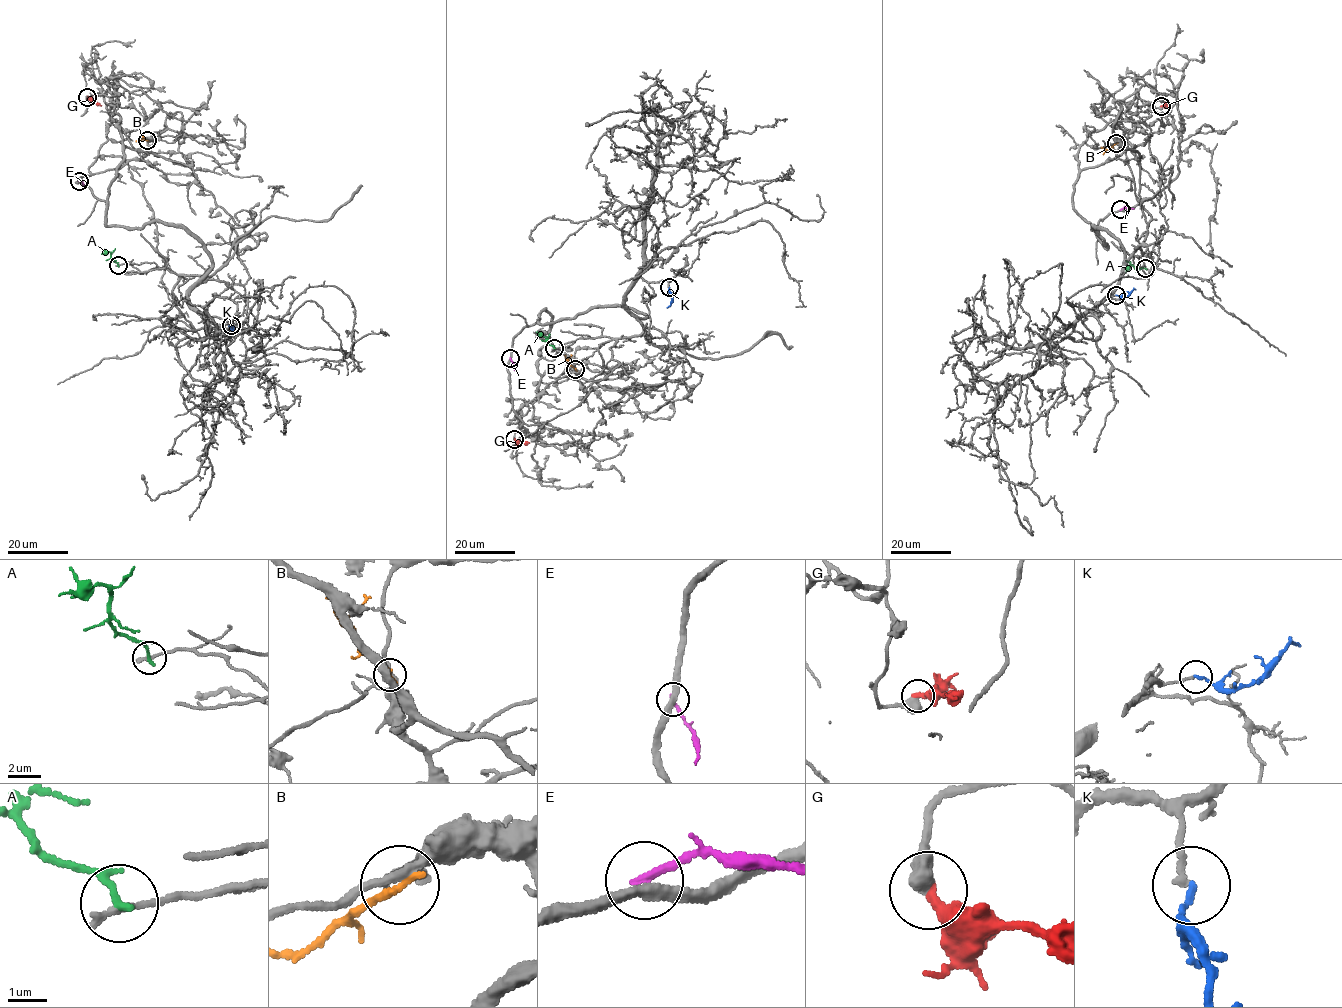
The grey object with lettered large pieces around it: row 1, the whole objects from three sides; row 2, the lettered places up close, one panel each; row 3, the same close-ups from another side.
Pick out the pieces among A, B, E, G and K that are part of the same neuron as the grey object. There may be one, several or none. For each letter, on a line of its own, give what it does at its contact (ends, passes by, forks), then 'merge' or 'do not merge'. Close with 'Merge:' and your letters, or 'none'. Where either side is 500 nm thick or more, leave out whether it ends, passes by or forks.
A: it ends; do not merge
B: it ends; do not merge
E: it ends; do not merge
G: do not merge
K: it ends; merge
Merge: K

